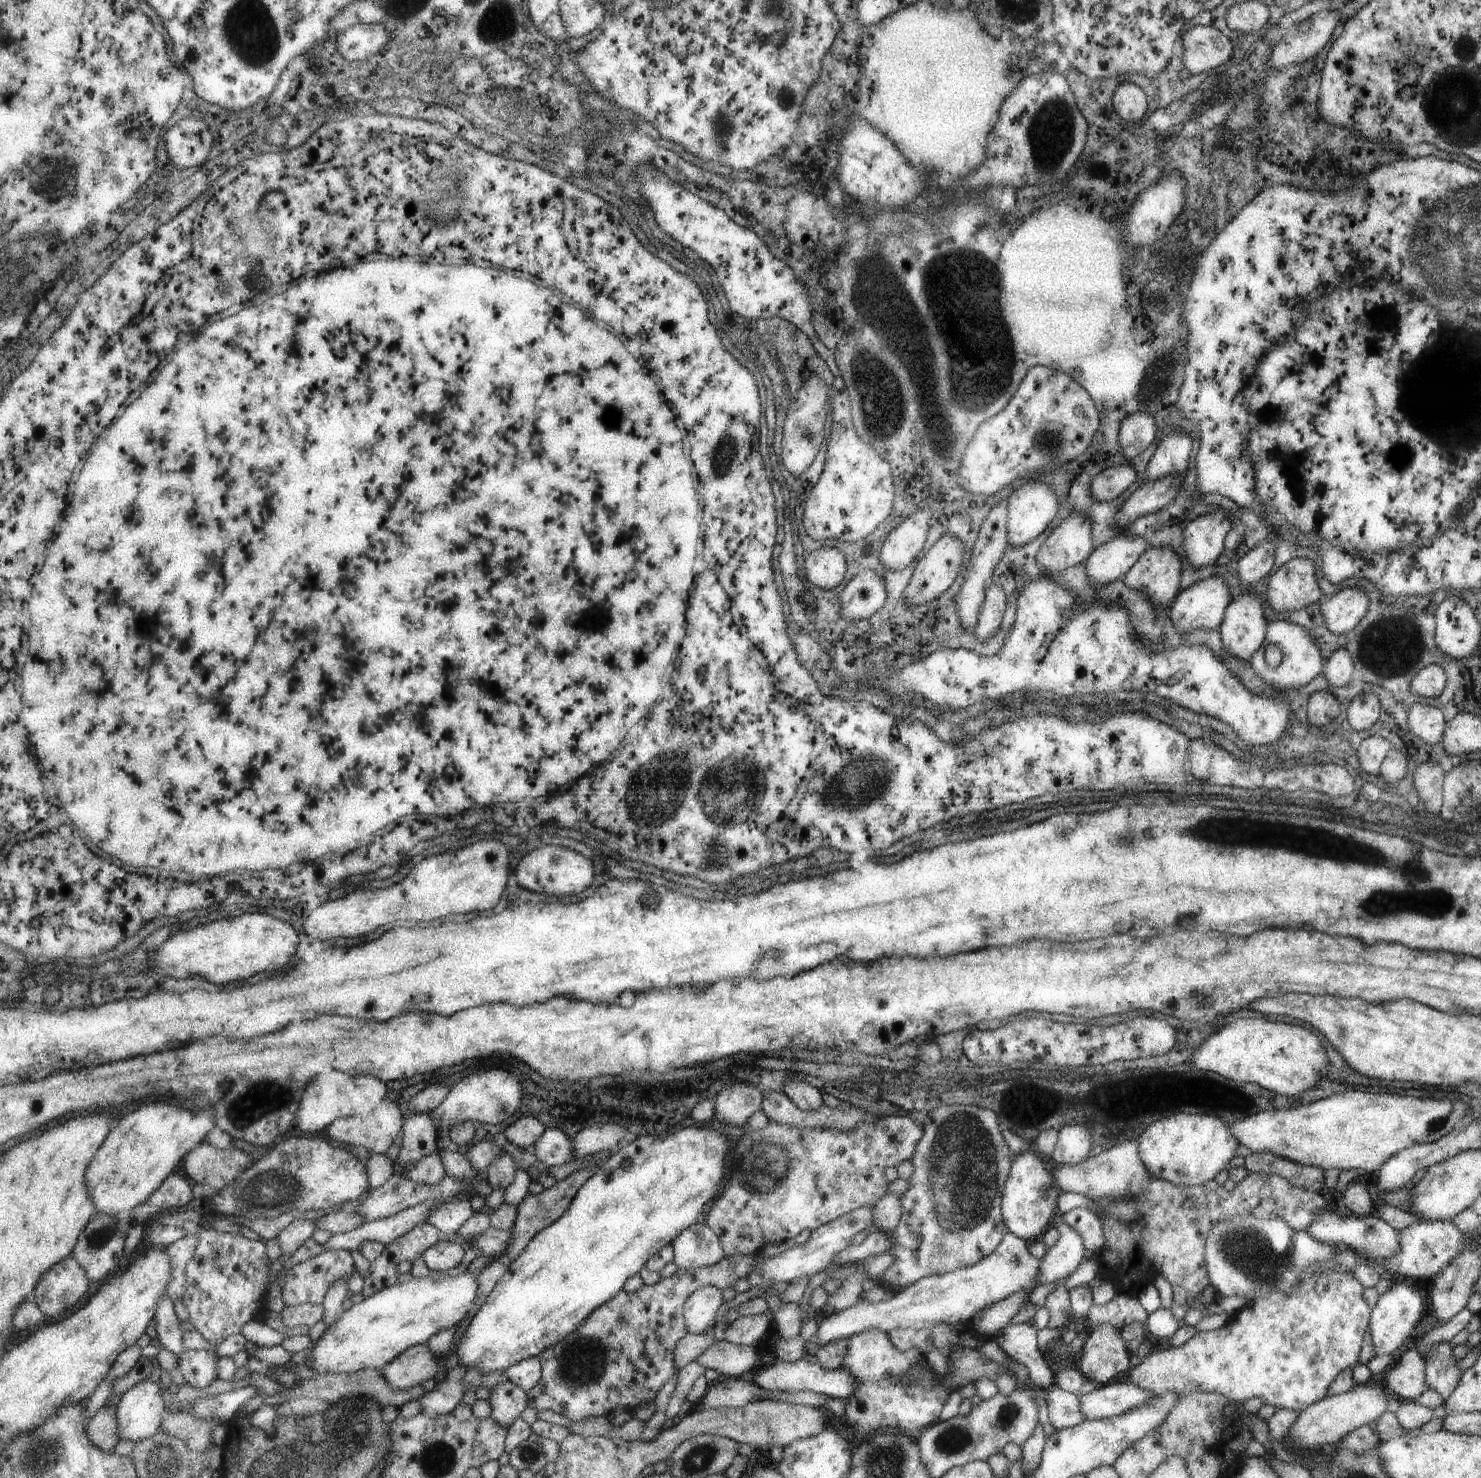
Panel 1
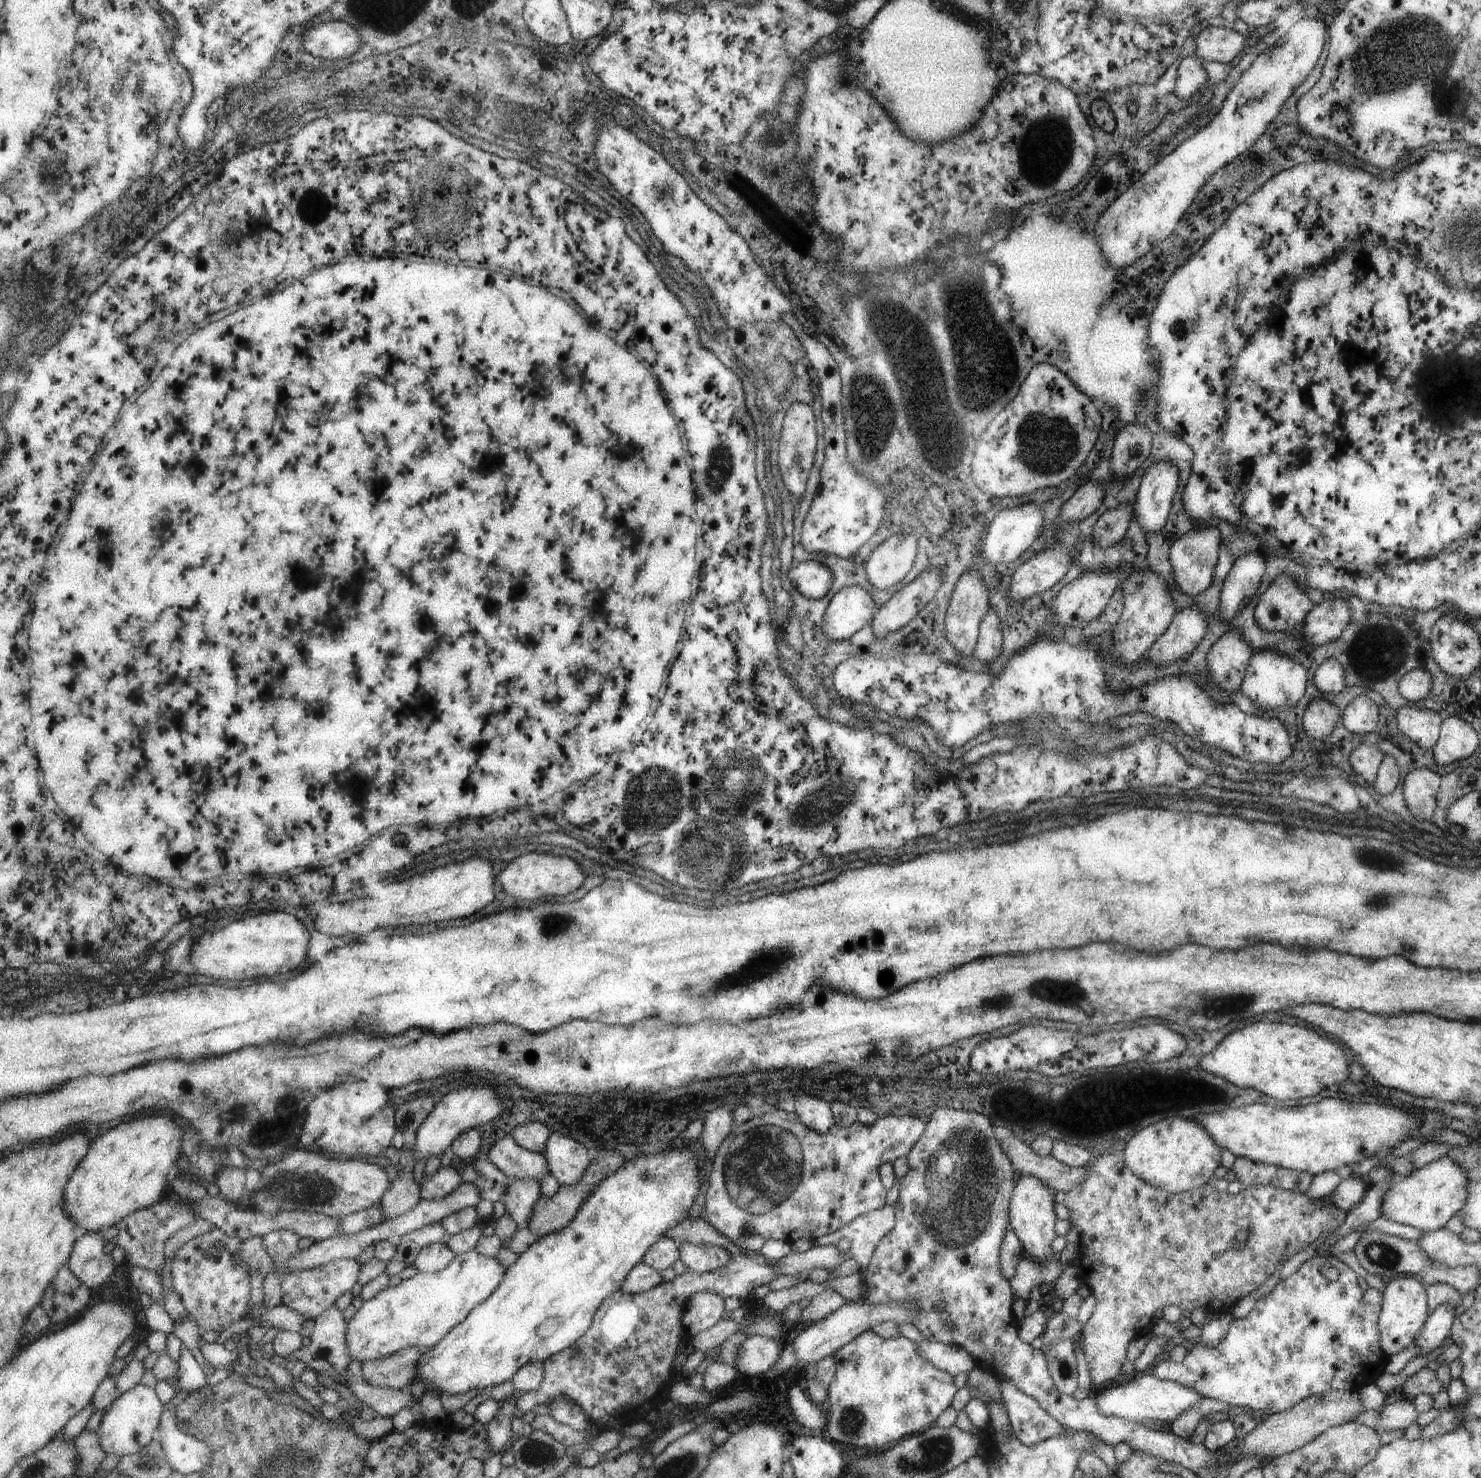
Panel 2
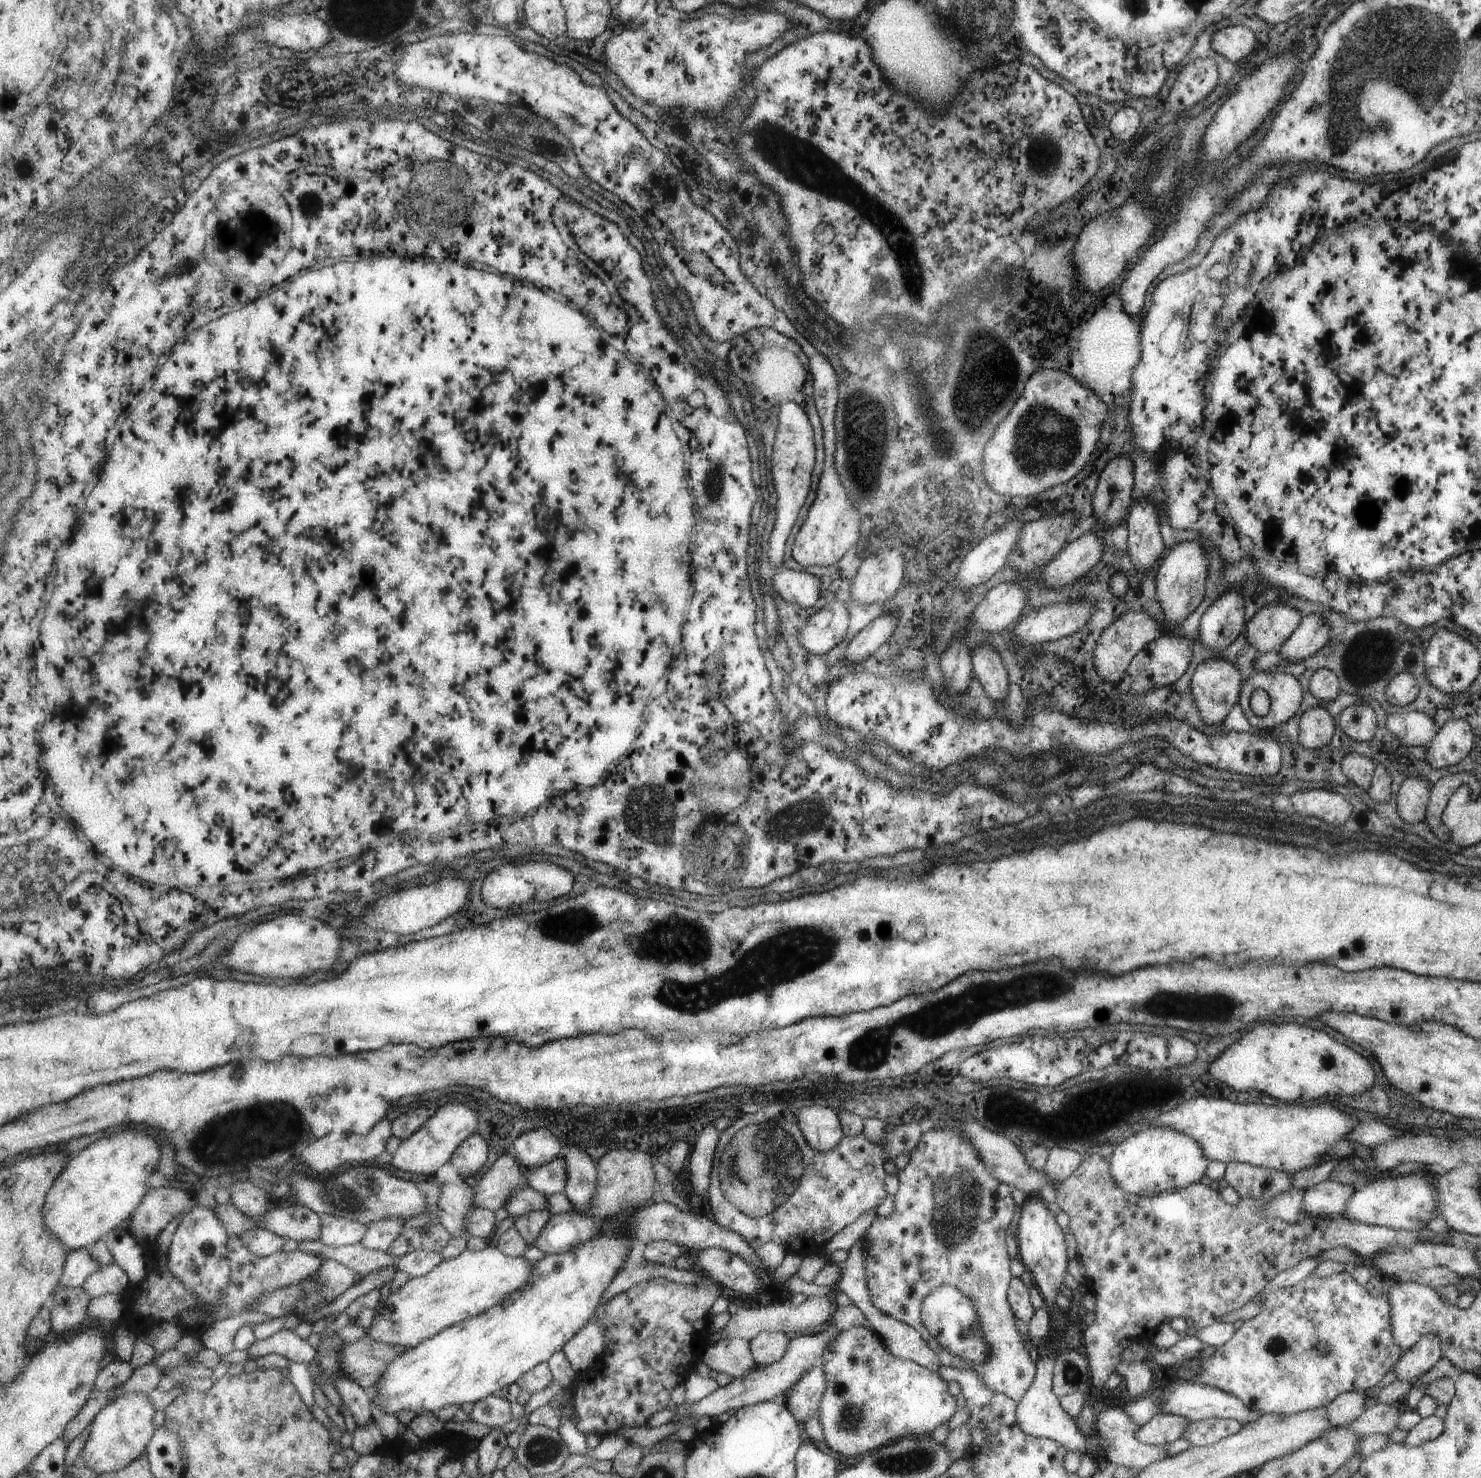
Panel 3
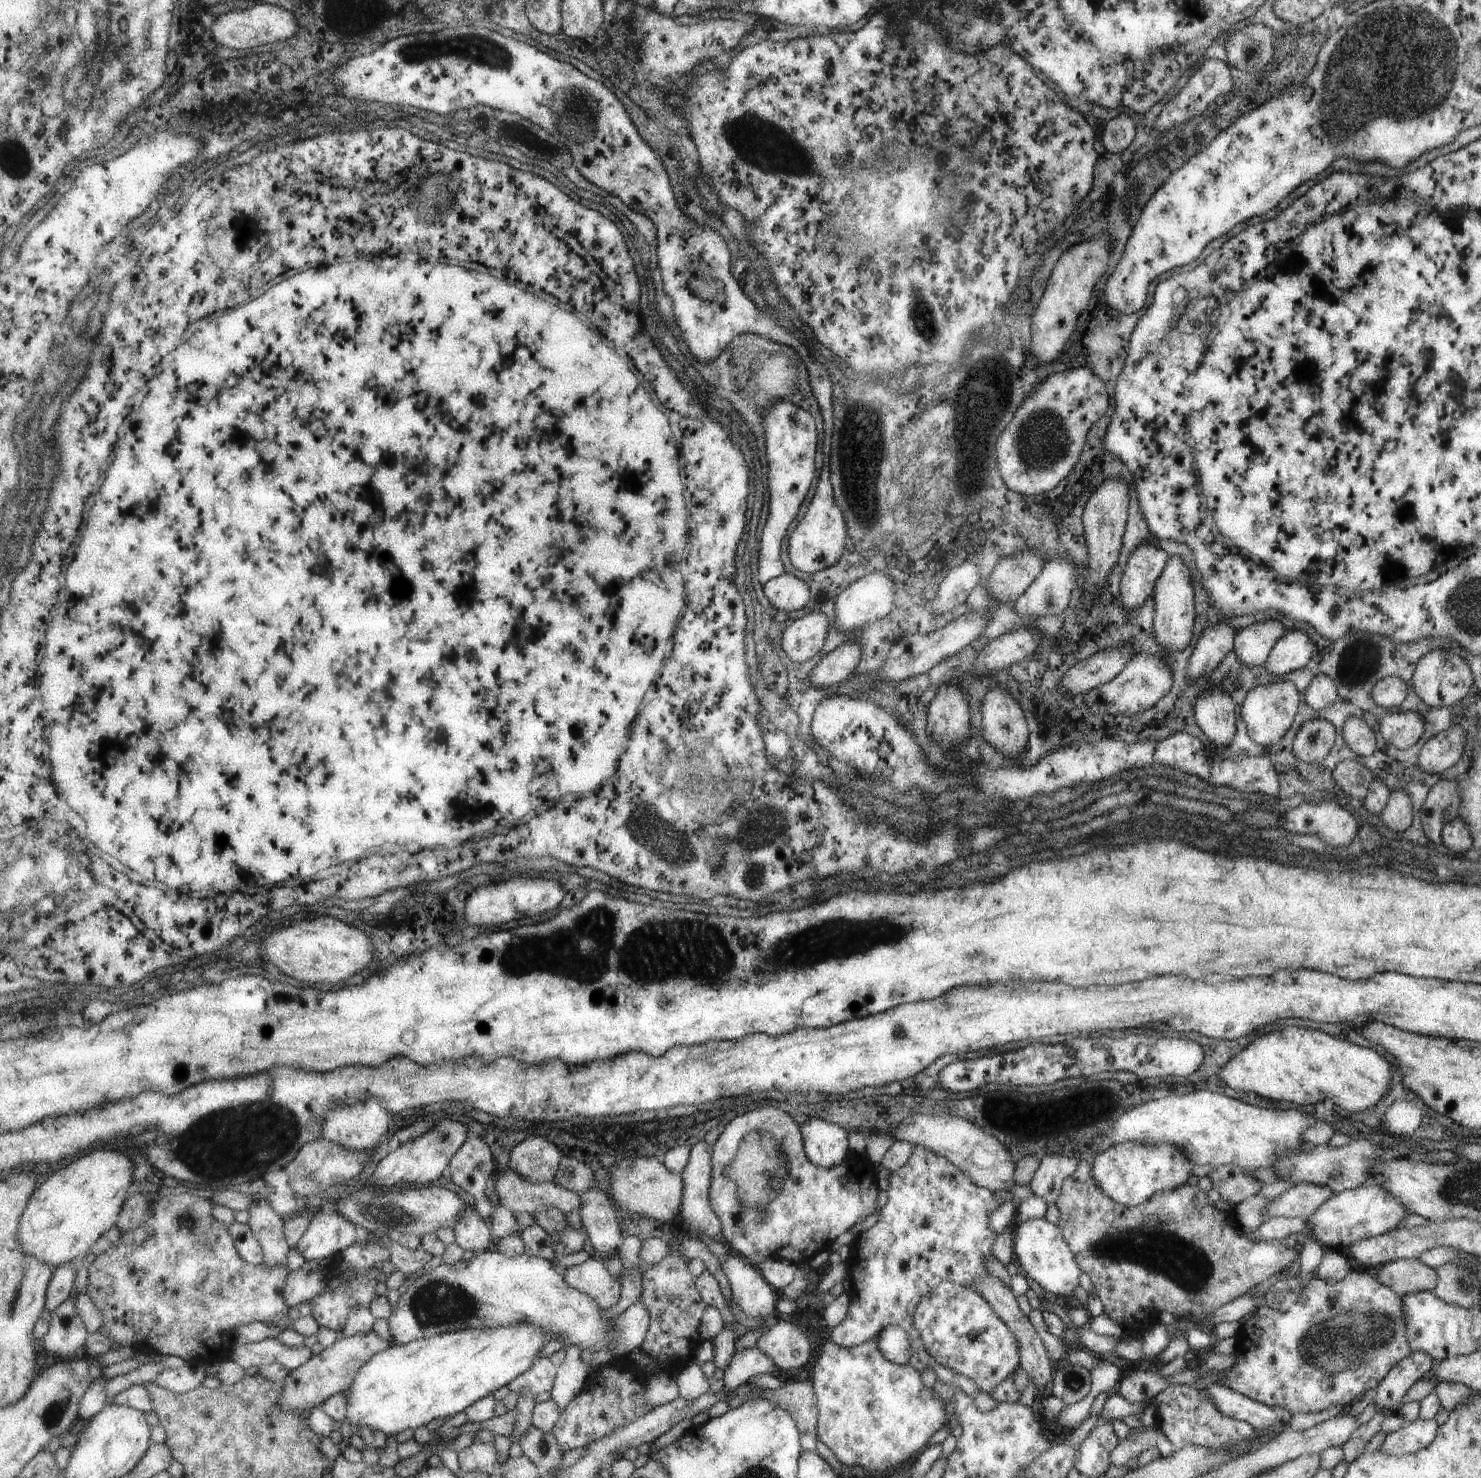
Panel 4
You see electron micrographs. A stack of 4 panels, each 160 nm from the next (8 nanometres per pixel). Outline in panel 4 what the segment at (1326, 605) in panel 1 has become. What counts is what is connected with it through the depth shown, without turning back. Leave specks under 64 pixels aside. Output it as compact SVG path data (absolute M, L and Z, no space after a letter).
M1291 629L1277 639L1263 666L1273 675L1287 674L1291 670L1305 666L1311 654L1313 654L1311 638L1303 630Z

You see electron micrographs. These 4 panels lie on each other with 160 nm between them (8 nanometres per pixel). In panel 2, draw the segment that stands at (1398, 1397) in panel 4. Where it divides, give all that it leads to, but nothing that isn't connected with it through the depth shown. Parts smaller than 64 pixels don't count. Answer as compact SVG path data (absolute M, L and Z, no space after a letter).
M1446 1301L1438 1304L1430 1312L1415 1340L1415 1346L1418 1348L1418 1354L1416 1356L1426 1355L1441 1344L1450 1332L1454 1316L1454 1307L1450 1306Z

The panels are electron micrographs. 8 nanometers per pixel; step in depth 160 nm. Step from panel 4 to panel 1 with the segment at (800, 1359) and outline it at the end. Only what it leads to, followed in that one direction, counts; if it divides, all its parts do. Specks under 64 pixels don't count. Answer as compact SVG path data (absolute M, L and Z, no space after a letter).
M721 1341L699 1356L698 1364L717 1370L723 1377L749 1377L758 1368L757 1342L750 1346Z

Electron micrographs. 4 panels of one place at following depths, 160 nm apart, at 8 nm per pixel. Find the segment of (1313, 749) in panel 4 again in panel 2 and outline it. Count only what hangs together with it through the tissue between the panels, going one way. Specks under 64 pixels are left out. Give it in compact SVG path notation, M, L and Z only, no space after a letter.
M1319 697L1308 702L1303 713L1303 730L1309 738L1323 738L1329 736L1339 720L1337 707Z

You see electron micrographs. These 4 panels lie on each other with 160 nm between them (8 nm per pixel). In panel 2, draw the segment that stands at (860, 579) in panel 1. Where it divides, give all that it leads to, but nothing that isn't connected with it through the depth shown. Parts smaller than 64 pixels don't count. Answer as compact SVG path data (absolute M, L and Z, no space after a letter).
M857 585L844 586L826 606L821 621L822 633L832 641L851 636L871 622L878 608L864 588Z

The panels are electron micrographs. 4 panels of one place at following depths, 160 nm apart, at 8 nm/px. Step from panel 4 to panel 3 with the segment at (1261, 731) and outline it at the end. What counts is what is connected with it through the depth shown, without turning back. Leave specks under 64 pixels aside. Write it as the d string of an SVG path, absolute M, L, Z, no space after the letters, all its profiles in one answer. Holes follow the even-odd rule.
M1257 671L1243 679L1238 692L1238 701L1248 723L1257 730L1272 730L1274 726L1289 720L1301 702L1301 685L1287 673L1266 673ZM1257 688L1262 688L1269 697L1269 709L1265 716L1257 716L1249 708L1249 696Z

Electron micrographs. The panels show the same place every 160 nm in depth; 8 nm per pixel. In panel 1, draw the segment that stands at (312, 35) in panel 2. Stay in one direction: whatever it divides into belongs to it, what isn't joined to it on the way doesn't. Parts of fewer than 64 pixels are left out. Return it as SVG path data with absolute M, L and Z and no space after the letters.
M357 24L339 36L339 50L347 60L365 60L383 52L391 36L383 24Z

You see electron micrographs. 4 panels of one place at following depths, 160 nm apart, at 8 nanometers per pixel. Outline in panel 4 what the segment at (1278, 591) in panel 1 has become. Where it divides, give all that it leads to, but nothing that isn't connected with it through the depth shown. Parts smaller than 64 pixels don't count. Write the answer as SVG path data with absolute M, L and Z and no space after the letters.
M1262 620L1241 627L1234 634L1232 651L1241 664L1263 665L1275 642L1287 630L1278 620Z

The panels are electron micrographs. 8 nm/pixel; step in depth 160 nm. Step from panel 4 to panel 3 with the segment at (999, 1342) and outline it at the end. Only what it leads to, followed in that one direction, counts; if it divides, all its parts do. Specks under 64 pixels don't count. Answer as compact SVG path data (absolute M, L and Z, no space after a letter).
M939 1285L925 1299L921 1308L922 1323L929 1329L931 1336L948 1352L960 1359L982 1363L989 1358L989 1345L982 1340L981 1324L971 1300L959 1289Z

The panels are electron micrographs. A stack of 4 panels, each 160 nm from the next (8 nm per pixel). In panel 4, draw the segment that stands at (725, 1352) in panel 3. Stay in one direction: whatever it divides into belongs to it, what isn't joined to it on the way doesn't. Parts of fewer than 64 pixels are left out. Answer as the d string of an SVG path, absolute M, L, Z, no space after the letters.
M755 1347L738 1349L733 1353L732 1359L724 1371L721 1389L733 1391L751 1376L771 1374L770 1372L773 1376L777 1376L777 1373L774 1372L775 1369L777 1370L770 1358L759 1349Z

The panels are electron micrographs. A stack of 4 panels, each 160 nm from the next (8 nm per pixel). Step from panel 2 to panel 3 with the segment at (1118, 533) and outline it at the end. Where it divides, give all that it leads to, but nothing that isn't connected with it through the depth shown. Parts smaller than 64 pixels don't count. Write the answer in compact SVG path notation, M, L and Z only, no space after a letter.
M1087 531L1077 540L1065 544L1048 562L1041 576L1044 585L1052 589L1070 585L1076 578L1085 576L1102 557L1102 552L1100 536L1093 531Z

